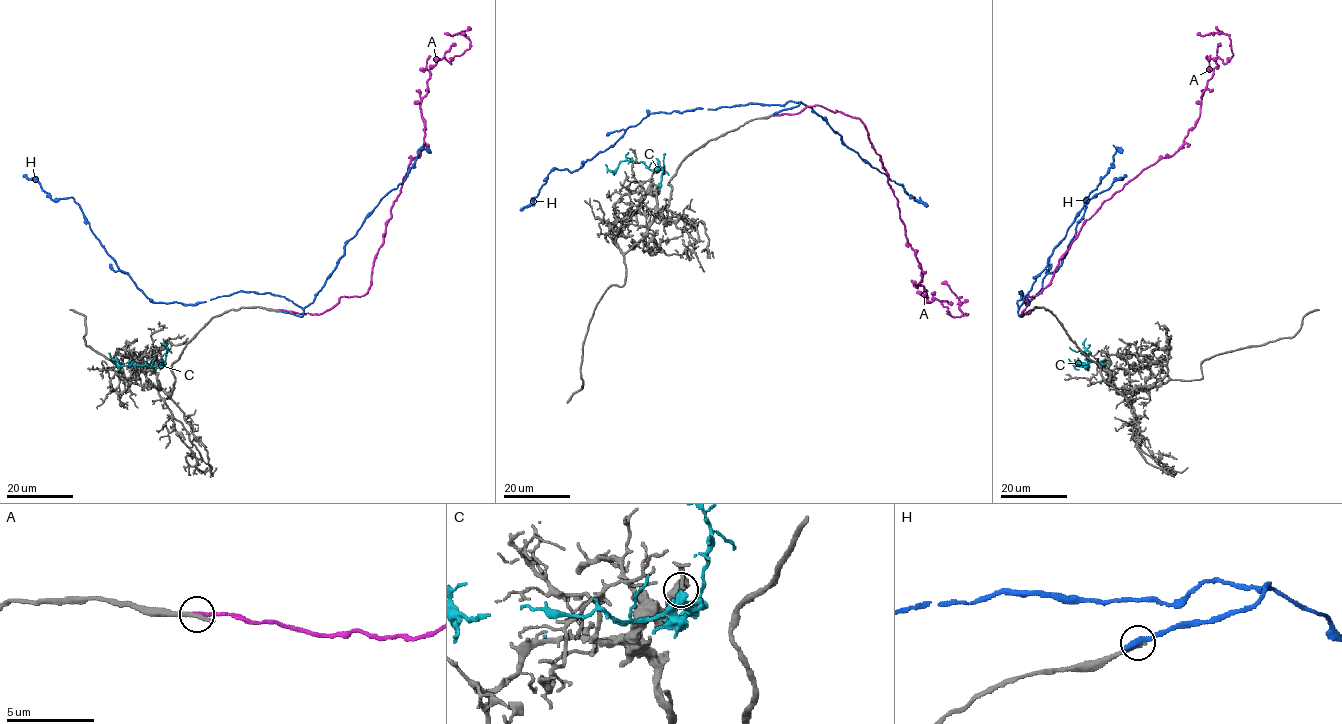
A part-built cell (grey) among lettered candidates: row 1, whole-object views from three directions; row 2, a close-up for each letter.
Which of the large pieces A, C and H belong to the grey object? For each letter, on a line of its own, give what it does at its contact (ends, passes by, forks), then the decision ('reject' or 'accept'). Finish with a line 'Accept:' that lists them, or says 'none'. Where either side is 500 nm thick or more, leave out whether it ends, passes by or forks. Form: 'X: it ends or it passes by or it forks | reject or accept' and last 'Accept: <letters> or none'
A: it ends | reject
C: it ends | reject
H: it ends | reject
Accept: none

